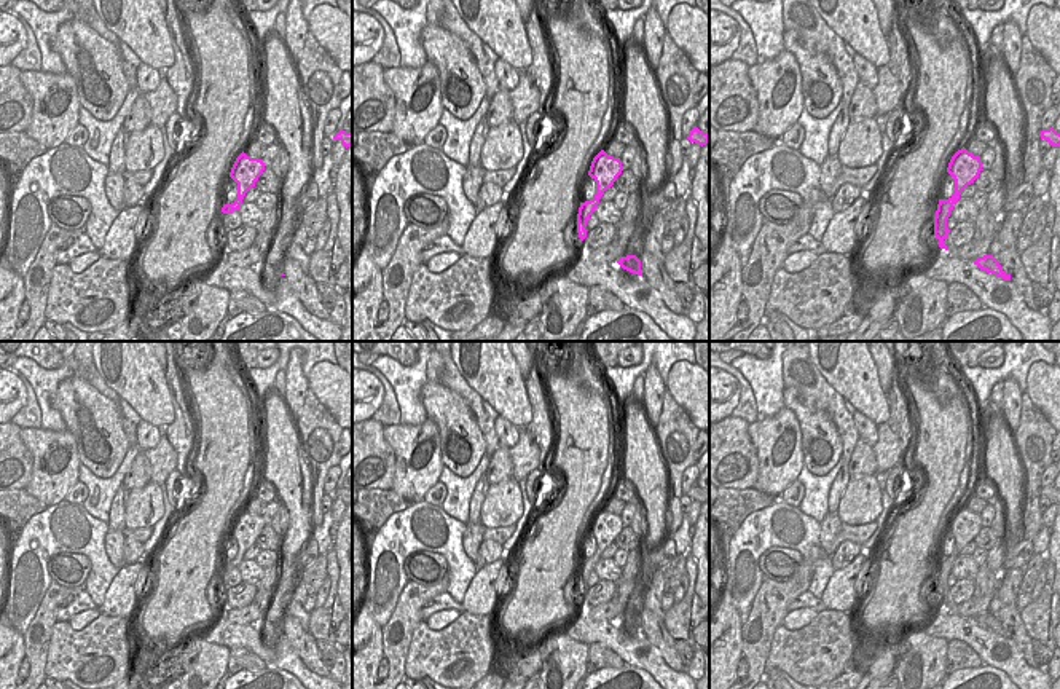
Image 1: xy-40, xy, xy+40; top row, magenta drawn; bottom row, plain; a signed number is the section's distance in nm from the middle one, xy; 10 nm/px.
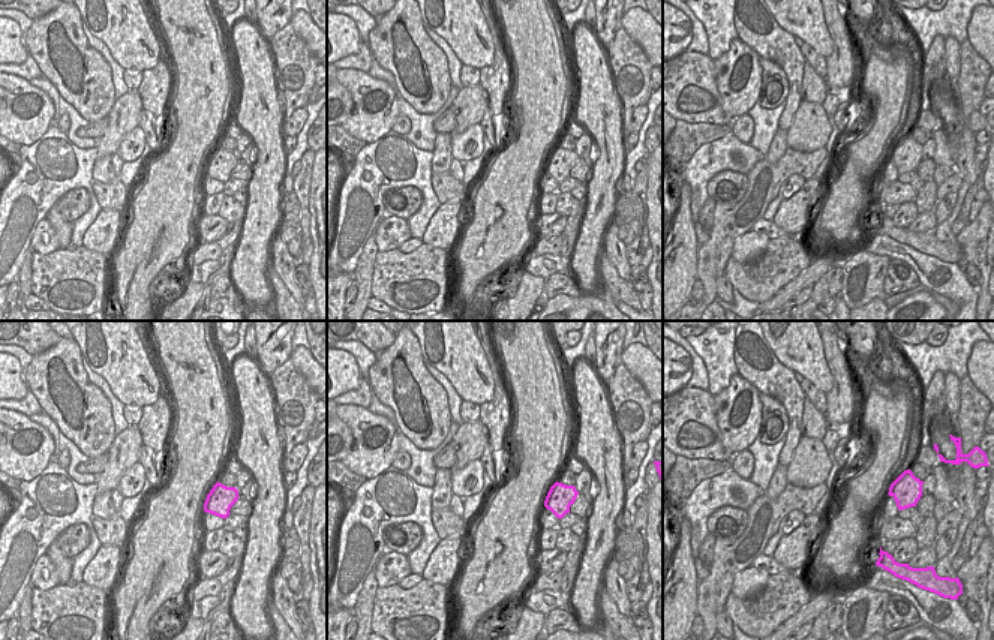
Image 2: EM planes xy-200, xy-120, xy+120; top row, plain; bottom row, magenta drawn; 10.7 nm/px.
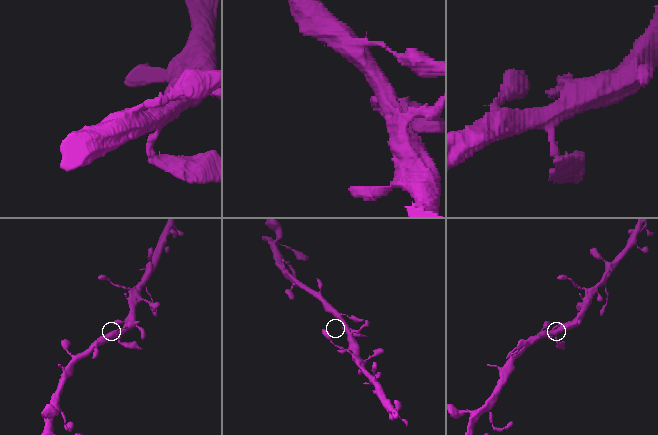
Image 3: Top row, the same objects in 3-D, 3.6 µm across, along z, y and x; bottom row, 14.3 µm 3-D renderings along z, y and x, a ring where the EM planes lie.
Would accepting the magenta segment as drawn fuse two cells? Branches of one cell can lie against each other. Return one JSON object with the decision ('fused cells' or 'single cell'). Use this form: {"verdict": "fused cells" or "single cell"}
{"verdict": "single cell"}

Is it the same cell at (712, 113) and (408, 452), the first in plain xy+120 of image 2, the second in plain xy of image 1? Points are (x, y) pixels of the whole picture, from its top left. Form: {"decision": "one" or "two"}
{"decision": "two"}

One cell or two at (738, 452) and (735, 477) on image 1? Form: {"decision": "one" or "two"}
{"decision": "one"}

